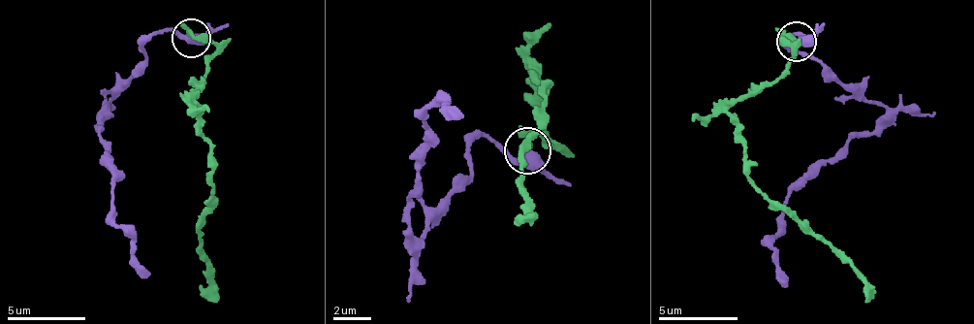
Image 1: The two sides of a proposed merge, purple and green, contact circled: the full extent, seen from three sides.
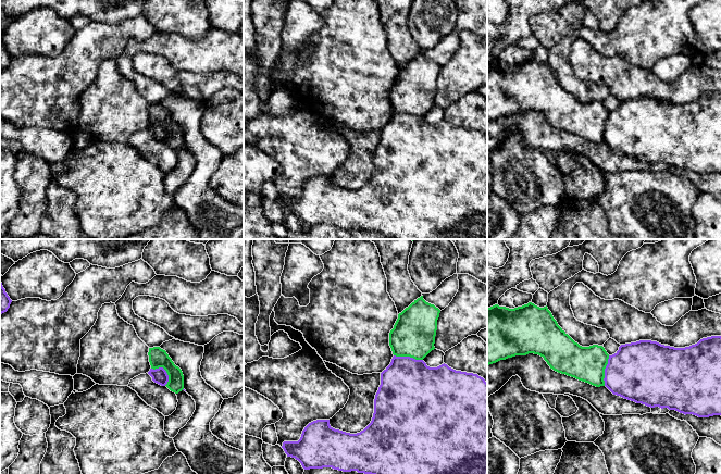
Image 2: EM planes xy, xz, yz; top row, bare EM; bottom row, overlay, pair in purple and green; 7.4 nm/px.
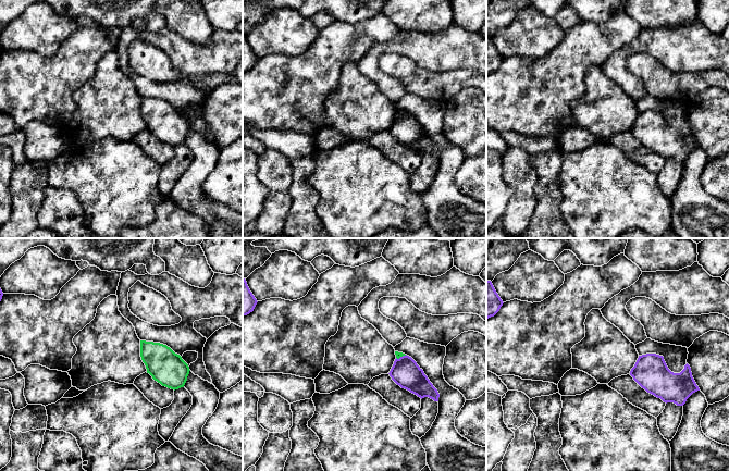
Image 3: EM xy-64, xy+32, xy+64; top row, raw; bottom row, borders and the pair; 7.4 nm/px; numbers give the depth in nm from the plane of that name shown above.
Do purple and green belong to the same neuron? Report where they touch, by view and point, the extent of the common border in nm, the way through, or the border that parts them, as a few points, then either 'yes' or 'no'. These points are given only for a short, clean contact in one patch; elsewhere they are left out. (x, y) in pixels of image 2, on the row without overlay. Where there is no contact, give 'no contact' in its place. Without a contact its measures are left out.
contact yz (605, 127); length 220 nm; border yz (609, 112), (604, 128), (604, 141); no

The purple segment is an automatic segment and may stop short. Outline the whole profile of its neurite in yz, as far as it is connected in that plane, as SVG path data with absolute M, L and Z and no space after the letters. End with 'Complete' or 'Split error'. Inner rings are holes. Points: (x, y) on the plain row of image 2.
M721 92L703 95L685 104L664 102L651 97L621 101L614 111L609 112L604 137L613 151L650 164L668 164L698 174L721 172Z. Complete

